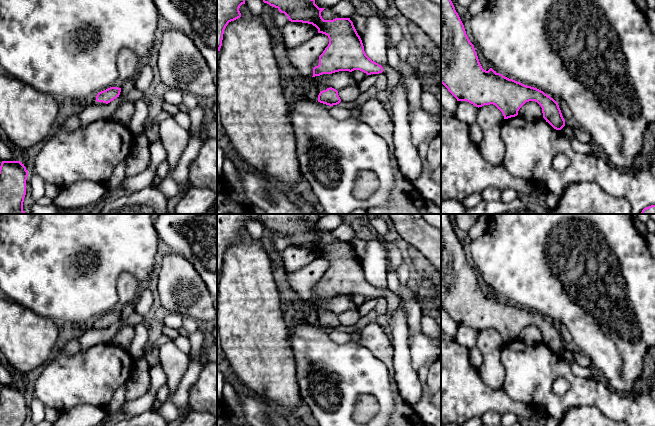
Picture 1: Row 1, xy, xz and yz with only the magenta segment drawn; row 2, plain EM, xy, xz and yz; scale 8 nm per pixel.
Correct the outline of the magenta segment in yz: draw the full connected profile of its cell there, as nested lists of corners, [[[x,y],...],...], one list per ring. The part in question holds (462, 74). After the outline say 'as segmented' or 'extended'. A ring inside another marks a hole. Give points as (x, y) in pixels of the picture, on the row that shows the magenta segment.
[[[441,0],[441,83],[457,101],[467,101],[478,108],[493,104],[502,112],[504,119],[517,116],[526,102],[535,101],[542,108],[543,118],[554,129],[561,130],[565,126],[558,103],[543,91],[509,79],[492,68],[488,71],[482,68],[451,0]]]; as segmented

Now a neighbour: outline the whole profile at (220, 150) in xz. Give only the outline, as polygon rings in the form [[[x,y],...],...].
[[[225,145],[217,147],[217,183],[222,177],[222,167],[225,158],[224,153],[225,153]]]

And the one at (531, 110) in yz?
[[[535,101],[526,102],[518,111],[518,116],[527,120],[543,118],[542,108]]]

